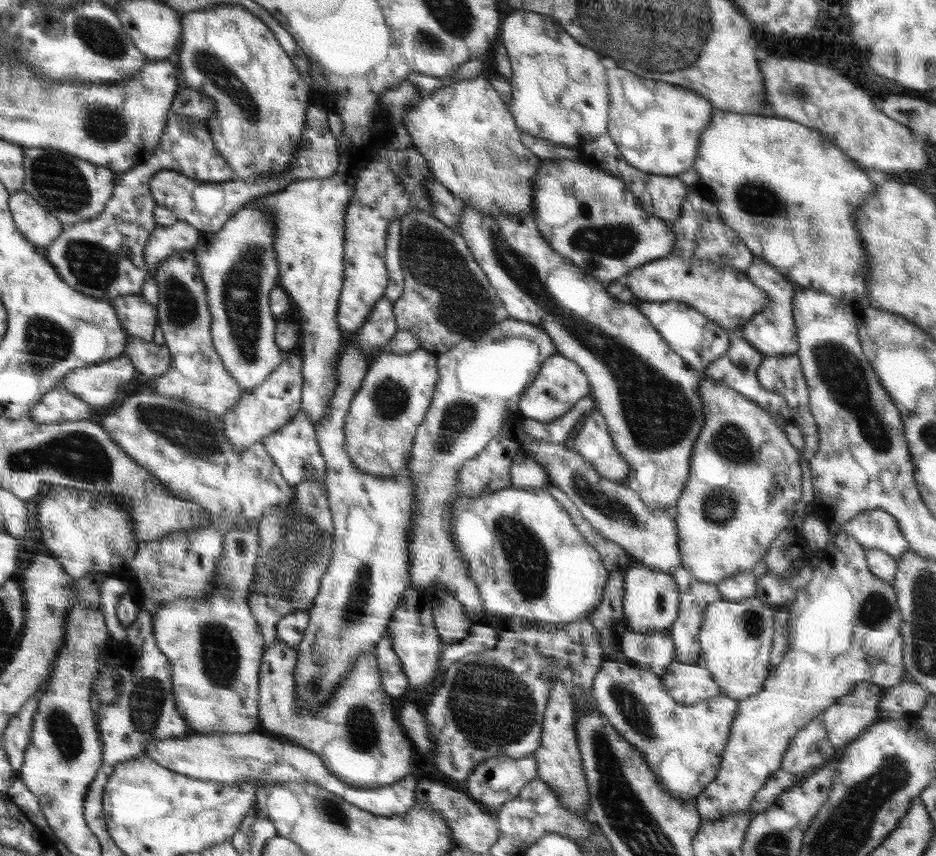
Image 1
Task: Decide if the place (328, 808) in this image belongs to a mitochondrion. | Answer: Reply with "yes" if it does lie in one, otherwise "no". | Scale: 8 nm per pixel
yes

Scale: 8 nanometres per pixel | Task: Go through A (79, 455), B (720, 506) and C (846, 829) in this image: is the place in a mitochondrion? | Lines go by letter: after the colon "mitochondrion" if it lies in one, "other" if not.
A: mitochondrion
B: mitochondrion
C: mitochondrion

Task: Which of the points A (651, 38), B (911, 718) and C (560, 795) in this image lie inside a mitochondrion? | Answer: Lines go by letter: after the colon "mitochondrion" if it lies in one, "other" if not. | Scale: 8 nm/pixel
A: mitochondrion
B: other
C: other

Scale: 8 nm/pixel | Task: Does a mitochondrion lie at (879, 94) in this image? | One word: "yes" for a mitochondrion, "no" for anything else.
no

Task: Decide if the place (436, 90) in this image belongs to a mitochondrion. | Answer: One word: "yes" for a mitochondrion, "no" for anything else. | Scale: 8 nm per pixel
no

